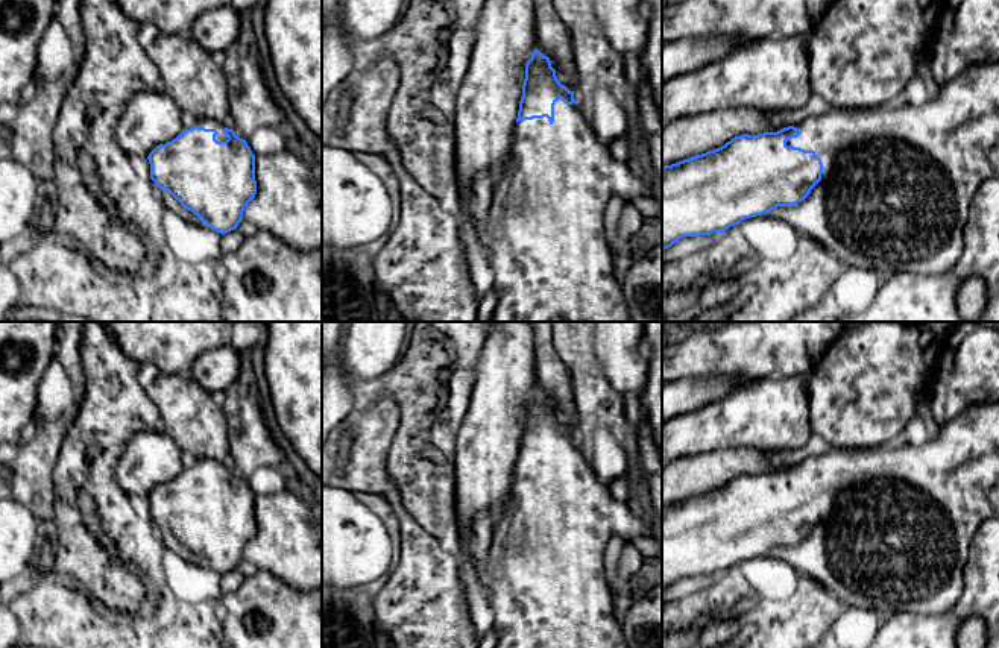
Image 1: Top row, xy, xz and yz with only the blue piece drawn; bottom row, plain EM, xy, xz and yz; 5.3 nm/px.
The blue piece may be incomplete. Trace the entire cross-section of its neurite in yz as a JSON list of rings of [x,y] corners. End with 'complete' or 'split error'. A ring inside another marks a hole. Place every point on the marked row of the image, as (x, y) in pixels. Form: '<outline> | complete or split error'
[[[999,64],[973,65],[952,80],[938,87],[937,96],[923,105],[911,103],[897,106],[878,106],[861,112],[829,112],[814,115],[803,112],[793,126],[777,132],[758,135],[739,135],[724,146],[701,155],[691,156],[671,165],[662,167],[662,252],[683,237],[711,235],[724,232],[742,220],[771,212],[786,220],[797,234],[805,234],[818,241],[844,266],[873,269],[881,276],[899,272],[912,275],[943,275],[955,267],[963,252],[963,232],[970,212],[970,205],[978,187],[987,178],[999,178]]] | split error

